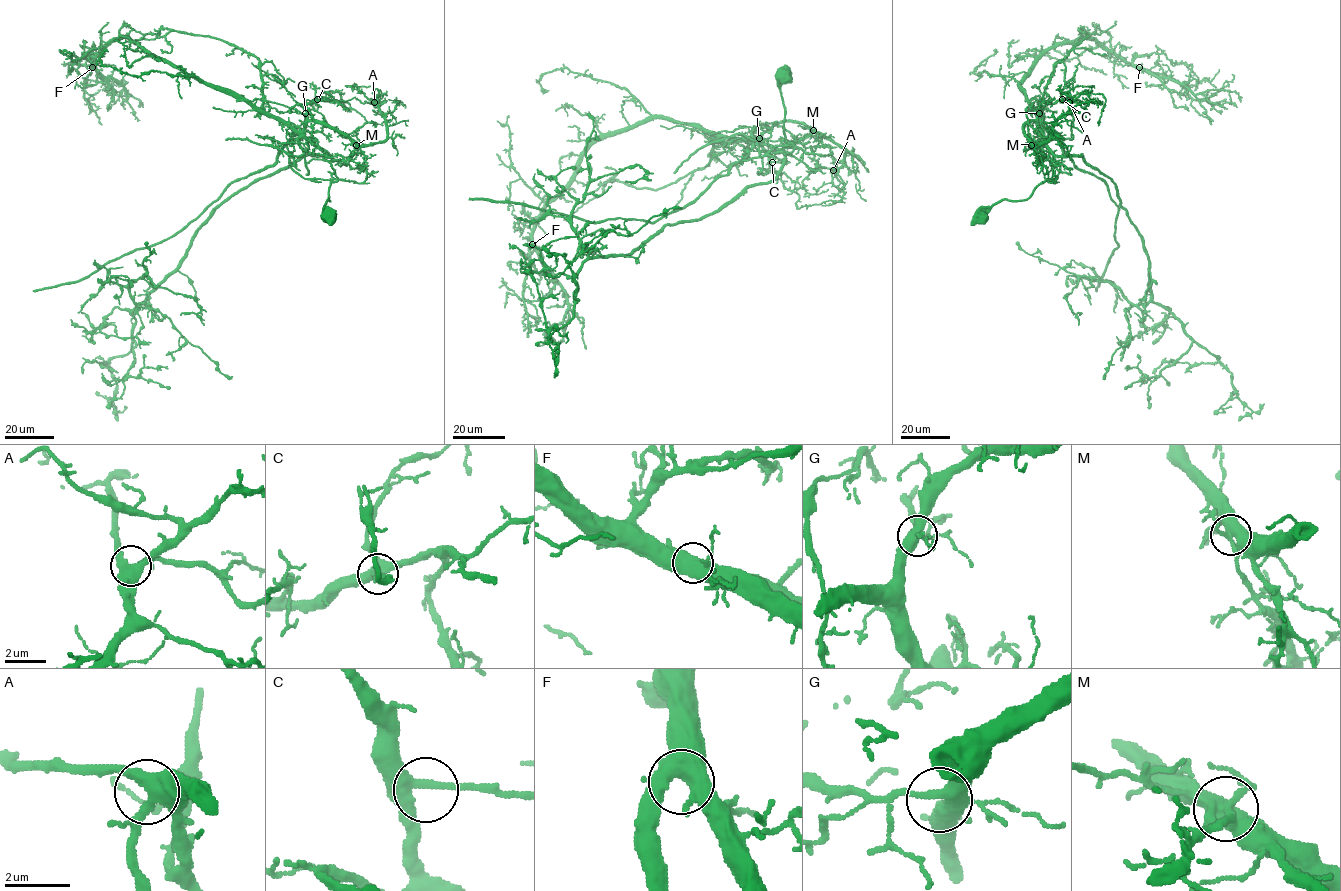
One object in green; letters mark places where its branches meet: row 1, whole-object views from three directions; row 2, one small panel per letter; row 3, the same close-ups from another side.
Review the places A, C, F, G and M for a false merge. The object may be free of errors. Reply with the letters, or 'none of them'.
M

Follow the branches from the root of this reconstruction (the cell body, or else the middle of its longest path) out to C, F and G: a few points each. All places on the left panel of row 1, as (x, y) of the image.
C: (329, 217), (323, 219), (323, 206), (338, 178), (325, 153), (304, 135), (306, 105), (317, 99)
F: (329, 217), (323, 219), (323, 206), (335, 172), (324, 153), (282, 122), (126, 38), (113, 40), (92, 67)
G: (329, 217), (323, 219), (323, 206), (338, 178), (325, 153), (304, 135), (305, 113)

